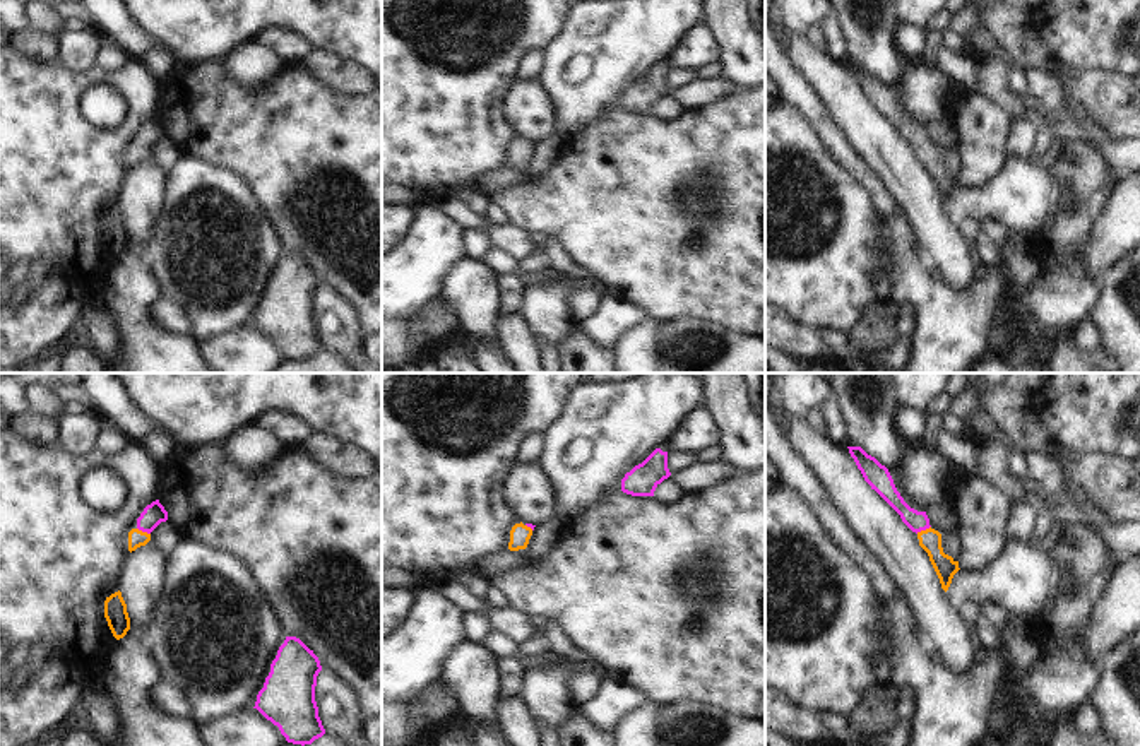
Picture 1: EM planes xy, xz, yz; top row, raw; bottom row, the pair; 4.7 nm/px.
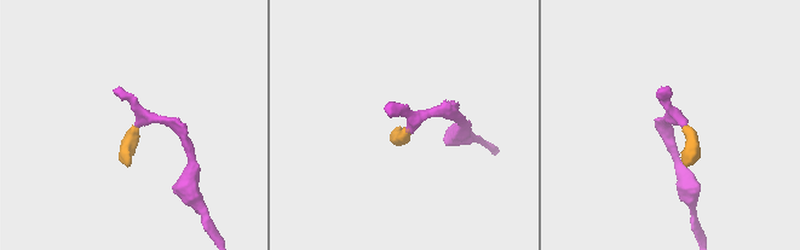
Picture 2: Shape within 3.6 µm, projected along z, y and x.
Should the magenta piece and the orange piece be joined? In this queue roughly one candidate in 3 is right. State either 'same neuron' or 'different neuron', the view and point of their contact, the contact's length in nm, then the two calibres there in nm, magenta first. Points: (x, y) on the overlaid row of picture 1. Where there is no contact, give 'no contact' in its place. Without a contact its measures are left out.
same neuron | yz (923, 529) | 80 nm | 100/110 nm

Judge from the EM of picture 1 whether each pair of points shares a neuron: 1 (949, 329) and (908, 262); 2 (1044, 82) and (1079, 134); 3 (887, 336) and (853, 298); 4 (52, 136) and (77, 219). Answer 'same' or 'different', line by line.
1: same
2: same
3: different
4: same

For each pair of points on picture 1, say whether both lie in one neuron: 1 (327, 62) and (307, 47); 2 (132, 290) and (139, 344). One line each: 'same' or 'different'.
1: different
2: same

